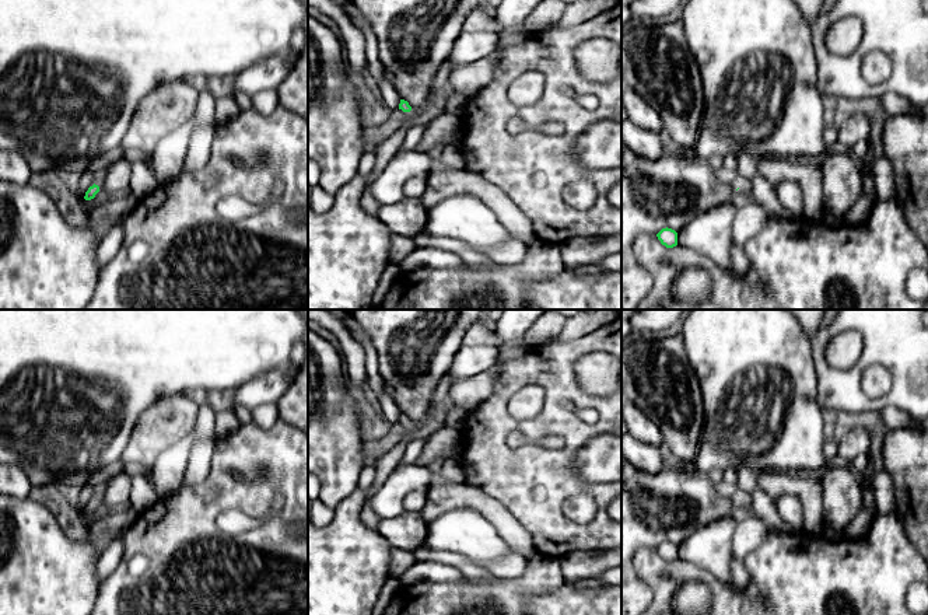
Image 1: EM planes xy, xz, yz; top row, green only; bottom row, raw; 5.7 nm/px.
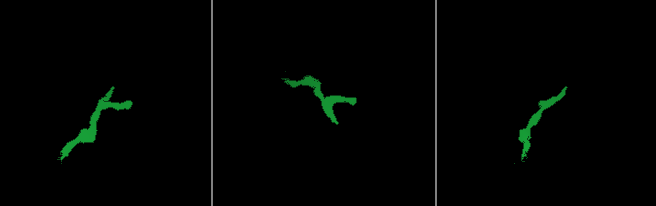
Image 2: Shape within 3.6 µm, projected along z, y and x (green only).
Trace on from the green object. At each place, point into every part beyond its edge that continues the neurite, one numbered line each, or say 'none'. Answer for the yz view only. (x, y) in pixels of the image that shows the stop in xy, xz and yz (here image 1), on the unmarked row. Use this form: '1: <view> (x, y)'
none

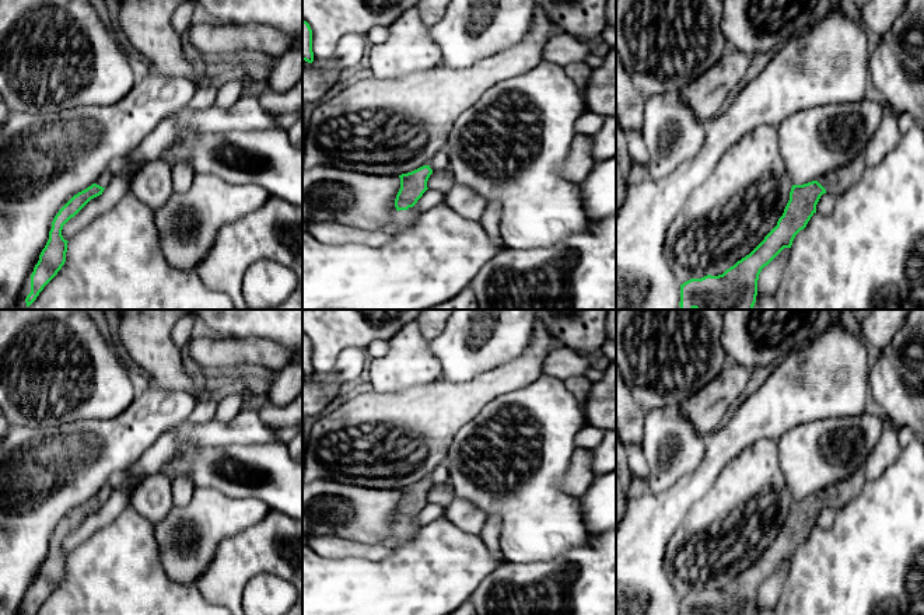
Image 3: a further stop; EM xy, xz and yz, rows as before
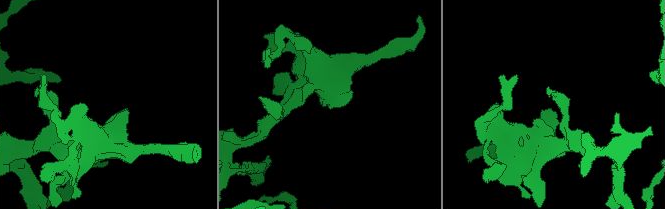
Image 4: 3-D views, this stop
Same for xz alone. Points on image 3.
1: xz (403, 533)

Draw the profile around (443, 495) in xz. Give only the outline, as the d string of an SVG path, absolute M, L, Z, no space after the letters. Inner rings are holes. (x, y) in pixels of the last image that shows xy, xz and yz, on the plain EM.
M433 485L427 495L427 502L440 504L445 510L454 497L455 492L451 485Z

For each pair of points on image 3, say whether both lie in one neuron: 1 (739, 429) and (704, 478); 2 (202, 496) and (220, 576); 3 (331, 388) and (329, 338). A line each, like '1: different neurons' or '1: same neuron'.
1: same neuron
2: different neurons
3: same neuron

